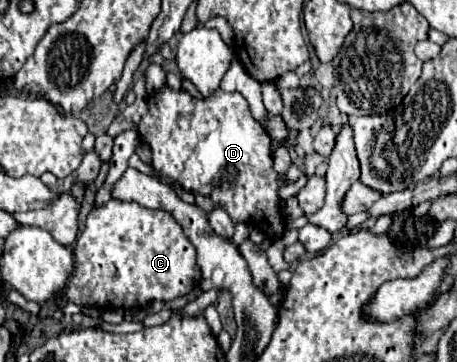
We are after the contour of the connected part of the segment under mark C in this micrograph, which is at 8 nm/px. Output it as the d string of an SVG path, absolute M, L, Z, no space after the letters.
M111 198L105 204L93 206L93 210L85 220L85 228L79 234L73 248L75 272L69 278L67 288L63 290L63 298L77 306L103 310L103 308L133 308L139 306L139 302L153 302L155 298L185 296L201 280L195 256L197 254L193 246L189 246L189 240L185 238L185 234L181 234L181 226L173 222L171 214L165 214L165 210L143 208L137 202L123 202Z

